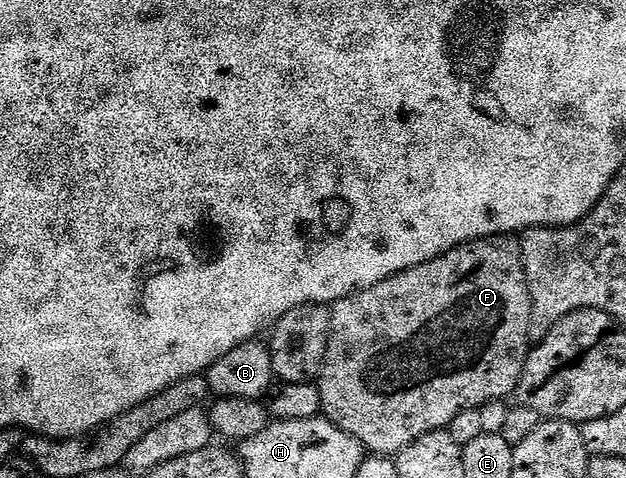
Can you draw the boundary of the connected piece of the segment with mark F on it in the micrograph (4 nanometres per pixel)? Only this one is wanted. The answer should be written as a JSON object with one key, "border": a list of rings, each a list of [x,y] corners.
{"border":[[[513,234],[489,235],[483,239],[473,239],[461,243],[445,251],[440,257],[432,261],[424,261],[412,269],[404,269],[376,285],[355,295],[337,299],[329,308],[330,336],[326,346],[326,359],[322,363],[322,370],[316,382],[322,398],[322,415],[334,423],[341,431],[356,437],[360,445],[367,452],[376,455],[397,456],[399,451],[412,445],[420,437],[433,431],[449,428],[452,417],[456,413],[464,413],[473,407],[481,409],[485,403],[497,399],[505,400],[506,395],[513,396],[518,389],[518,382],[526,364],[526,356],[530,354],[530,294],[528,281],[524,273],[521,242]]]}

